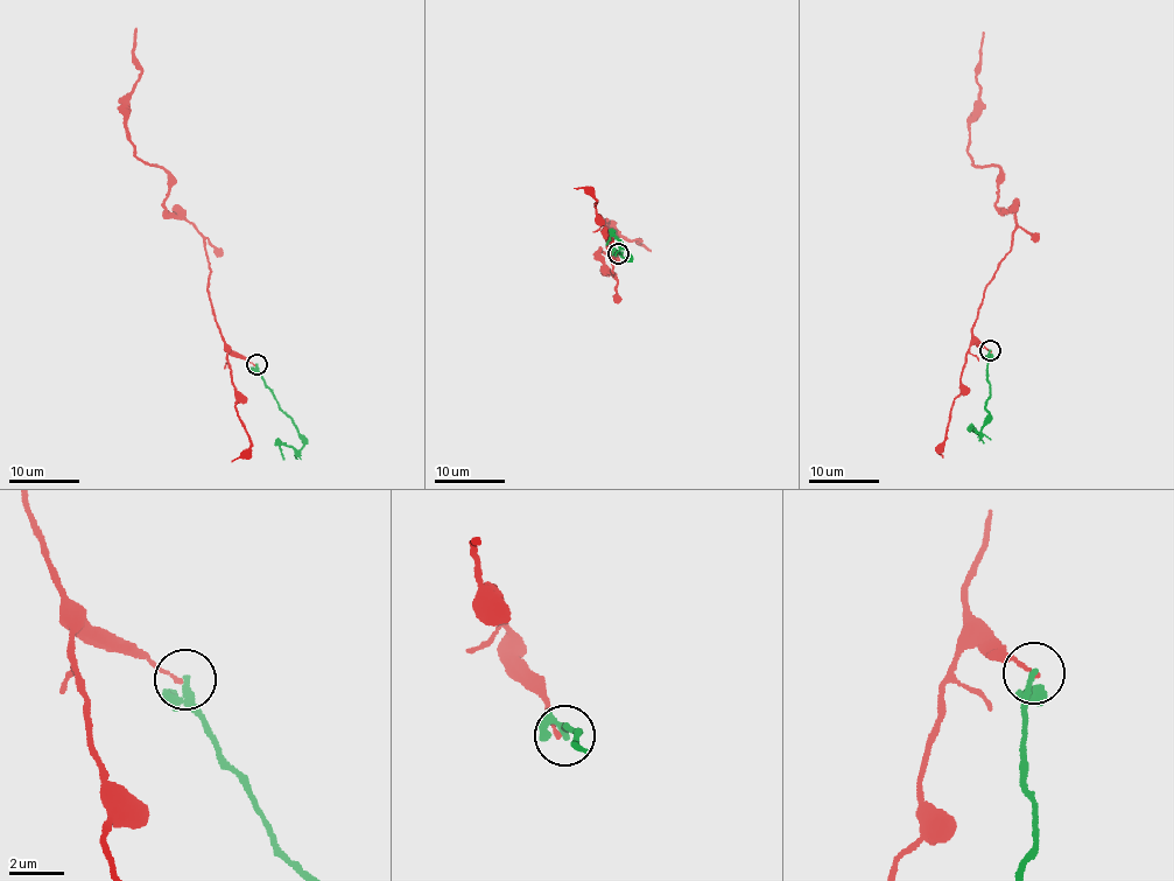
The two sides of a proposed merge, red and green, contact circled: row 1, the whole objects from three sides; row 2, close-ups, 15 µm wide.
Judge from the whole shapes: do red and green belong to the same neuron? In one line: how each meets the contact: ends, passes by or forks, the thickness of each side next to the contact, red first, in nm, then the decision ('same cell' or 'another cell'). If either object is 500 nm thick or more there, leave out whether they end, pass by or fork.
red ends | green passes by | 110/160 nm | another cell

